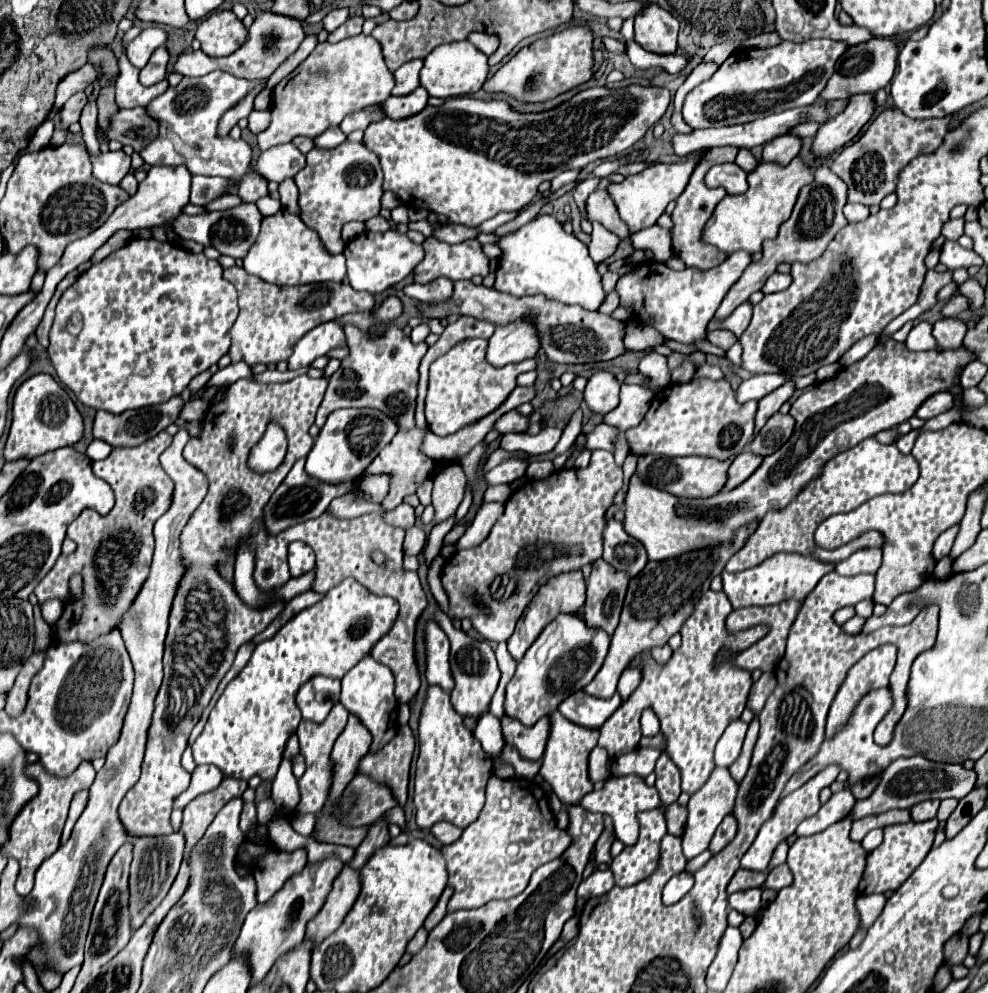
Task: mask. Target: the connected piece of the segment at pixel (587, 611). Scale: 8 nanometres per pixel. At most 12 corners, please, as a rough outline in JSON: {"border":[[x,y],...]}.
{"border":[[598,558],[588,578],[586,624],[618,626],[628,582]]}

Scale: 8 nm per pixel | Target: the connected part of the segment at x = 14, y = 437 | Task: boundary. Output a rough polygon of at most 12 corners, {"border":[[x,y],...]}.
{"border":[[36,374],[14,394],[6,460],[82,438],[68,392]]}

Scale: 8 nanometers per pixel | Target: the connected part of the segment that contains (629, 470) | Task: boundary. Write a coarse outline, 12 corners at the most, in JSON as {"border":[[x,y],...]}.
{"border":[[629,454],[622,466],[624,474],[623,490],[629,481],[637,467],[637,457]]}

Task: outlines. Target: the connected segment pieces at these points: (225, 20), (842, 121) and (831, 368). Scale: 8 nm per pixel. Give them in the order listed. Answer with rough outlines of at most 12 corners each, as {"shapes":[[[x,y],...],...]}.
{"shapes":[[[216,10],[196,30],[202,50],[228,56],[246,40],[242,20]],[[856,94],[846,112],[820,126],[814,160],[858,136],[874,112],[870,94]],[[838,362],[822,366],[816,372],[817,381],[833,378],[842,369]]]}

